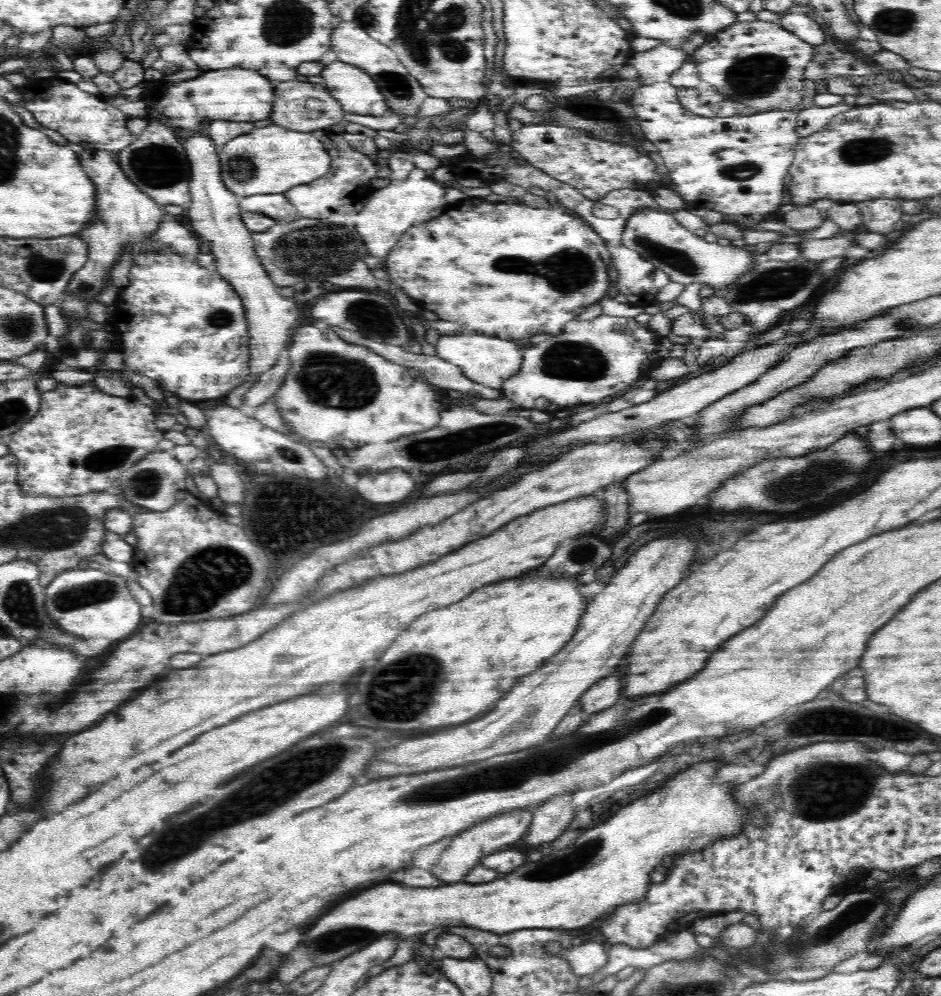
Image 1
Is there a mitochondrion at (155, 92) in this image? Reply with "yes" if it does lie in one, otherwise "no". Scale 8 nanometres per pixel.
no

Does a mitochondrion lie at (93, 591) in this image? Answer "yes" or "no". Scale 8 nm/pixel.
yes

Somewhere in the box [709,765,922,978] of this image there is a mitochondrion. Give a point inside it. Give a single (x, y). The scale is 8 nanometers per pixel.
(831, 930)

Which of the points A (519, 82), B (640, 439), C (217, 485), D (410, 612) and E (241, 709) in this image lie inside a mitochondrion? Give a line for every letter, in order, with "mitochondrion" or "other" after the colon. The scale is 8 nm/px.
A: other
B: other
C: other
D: other
E: other

